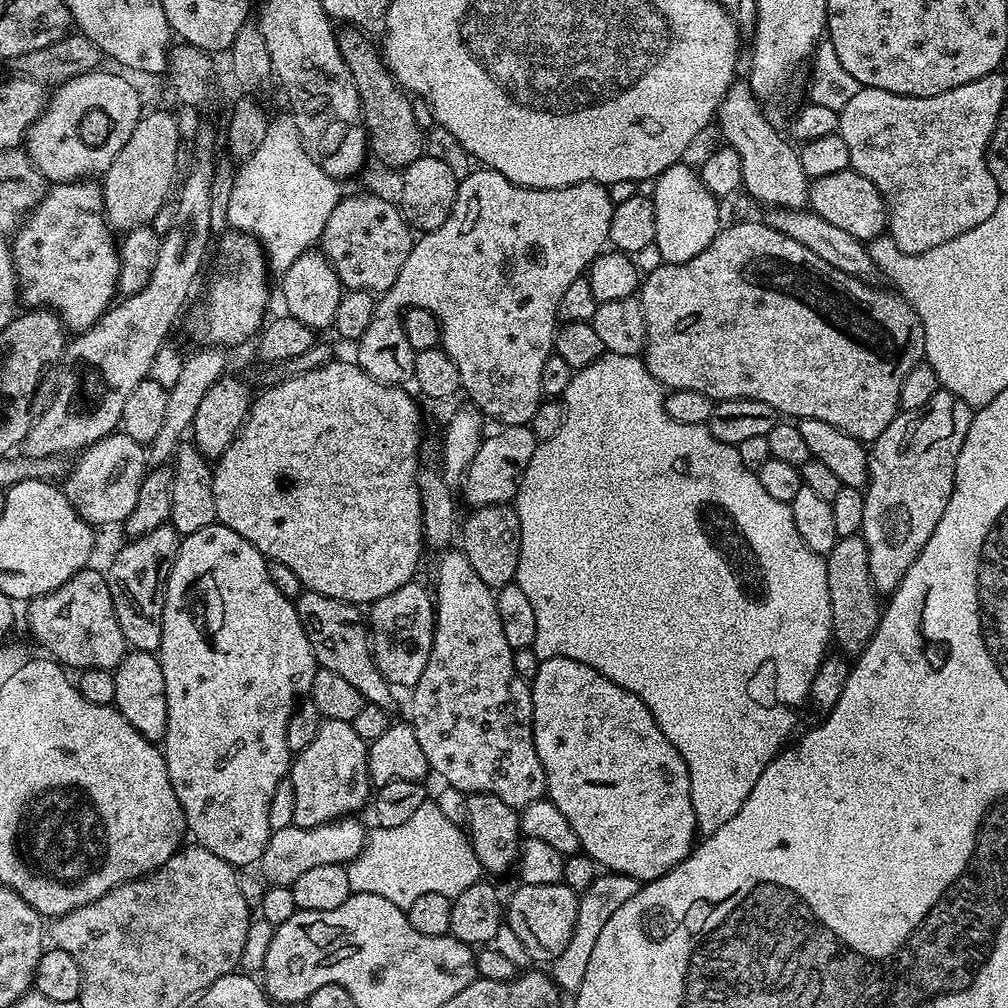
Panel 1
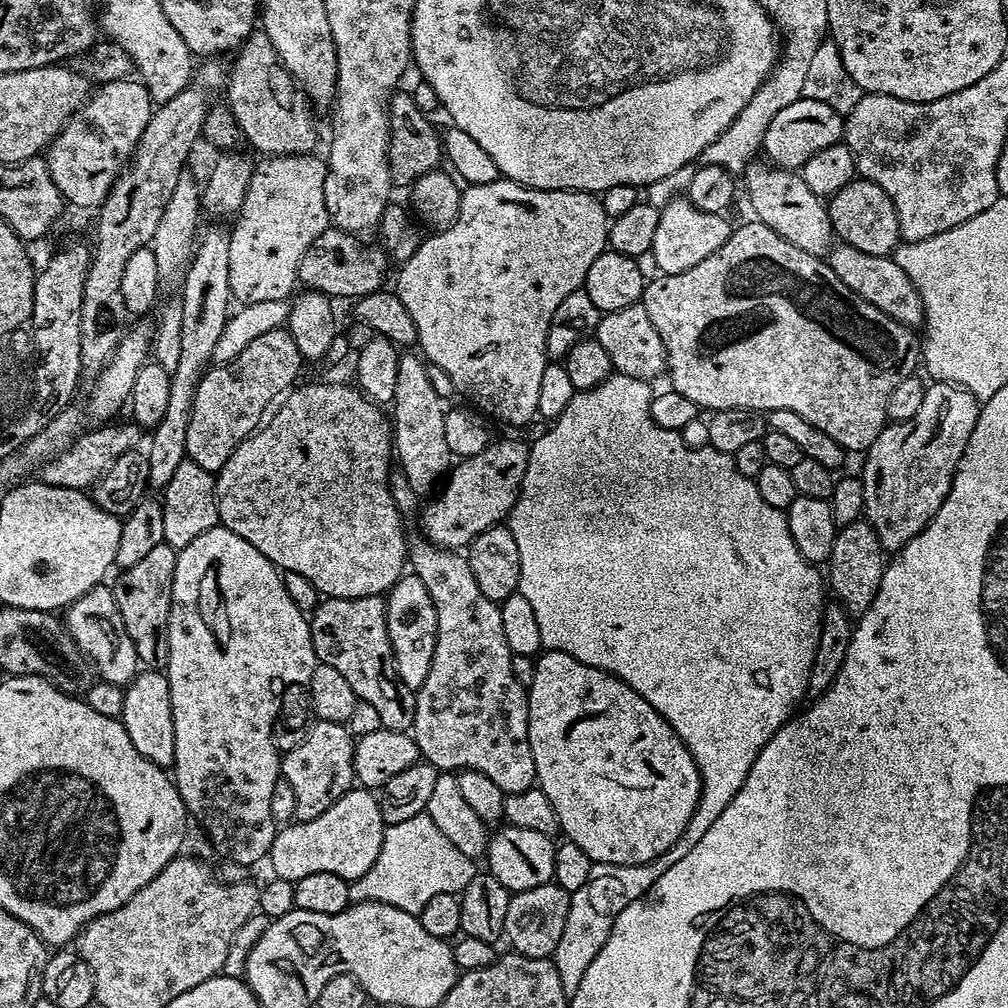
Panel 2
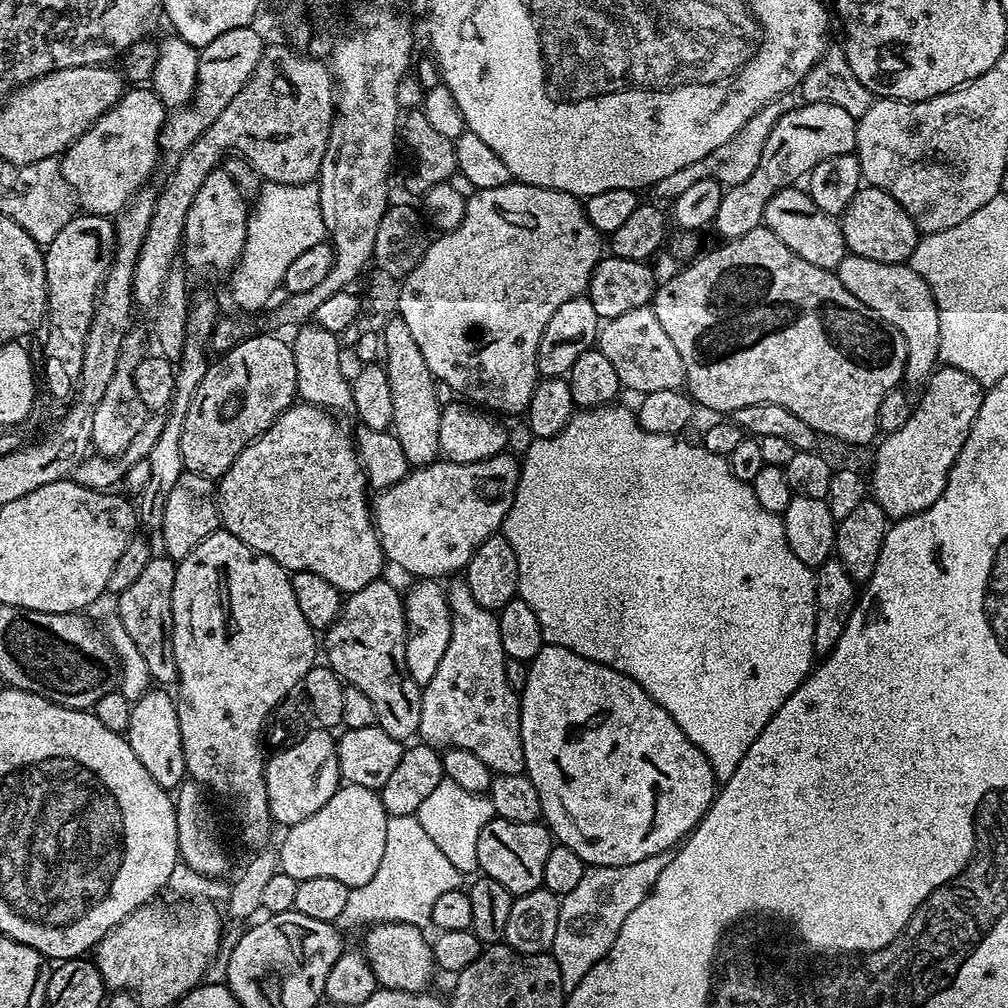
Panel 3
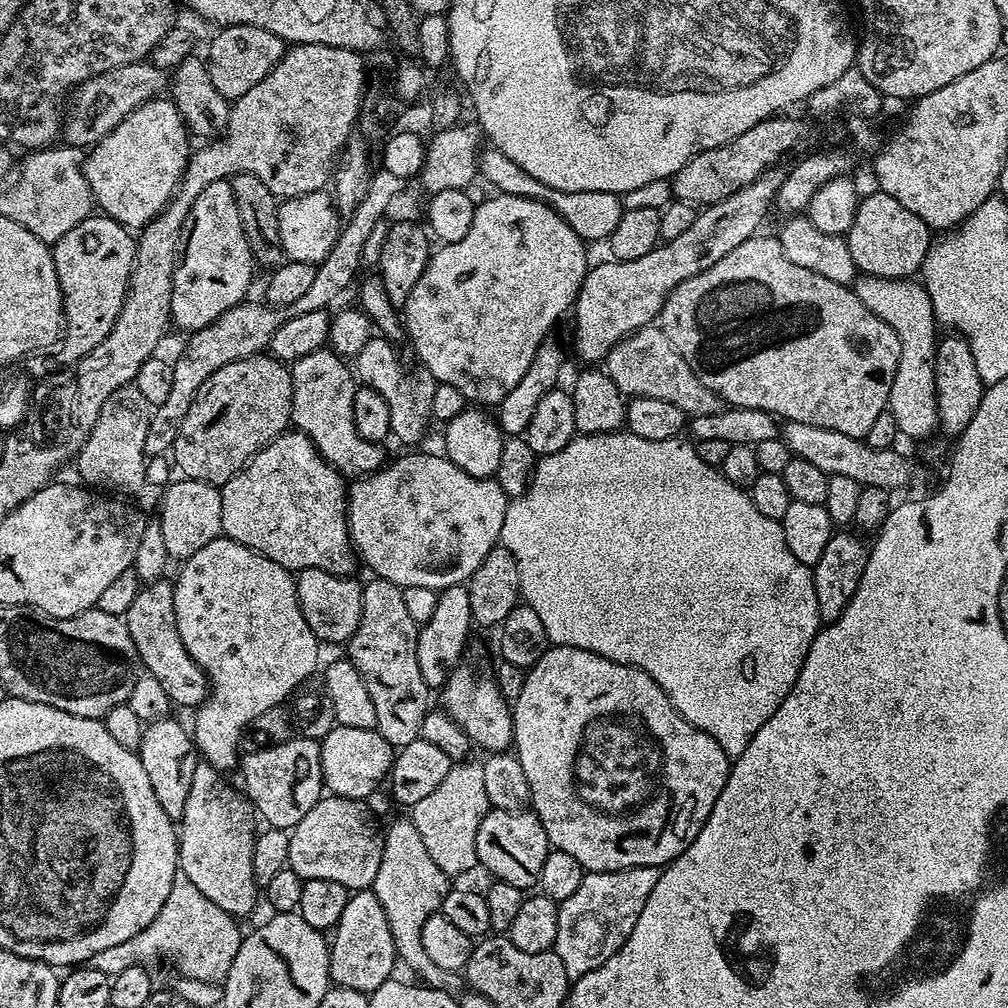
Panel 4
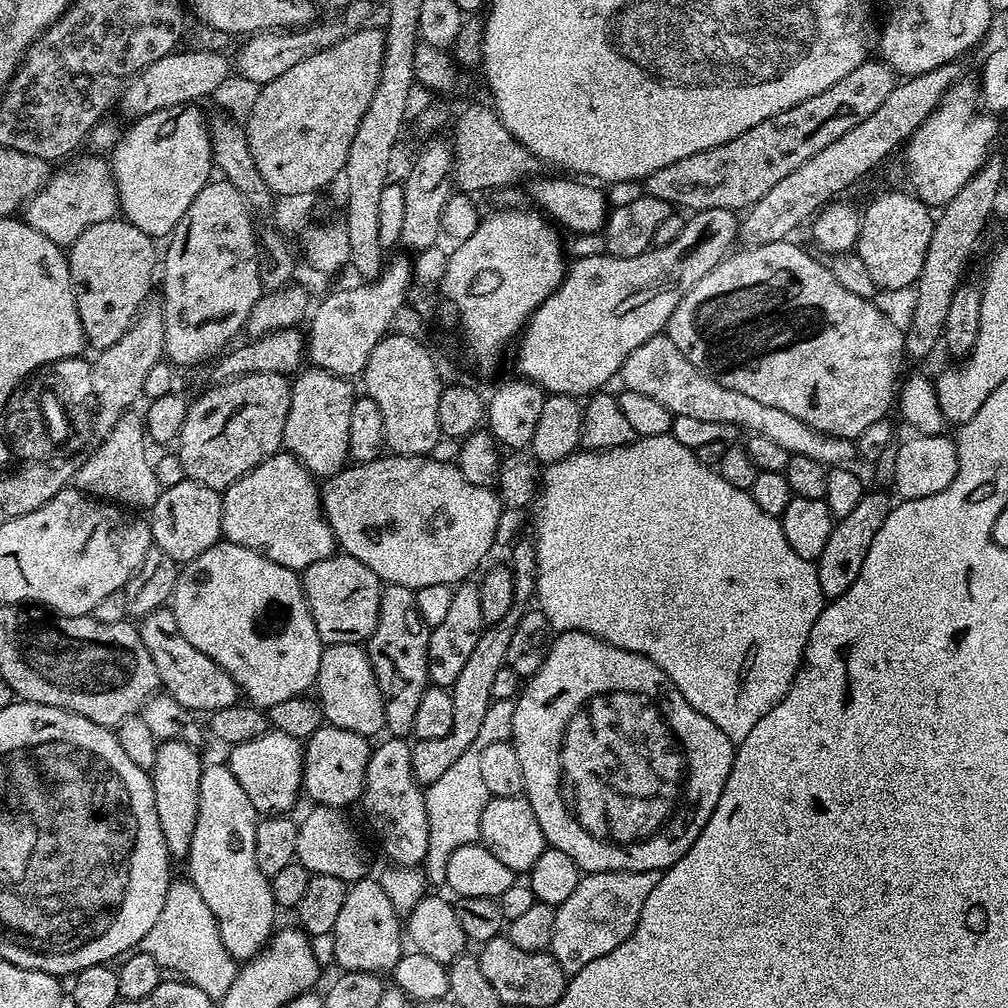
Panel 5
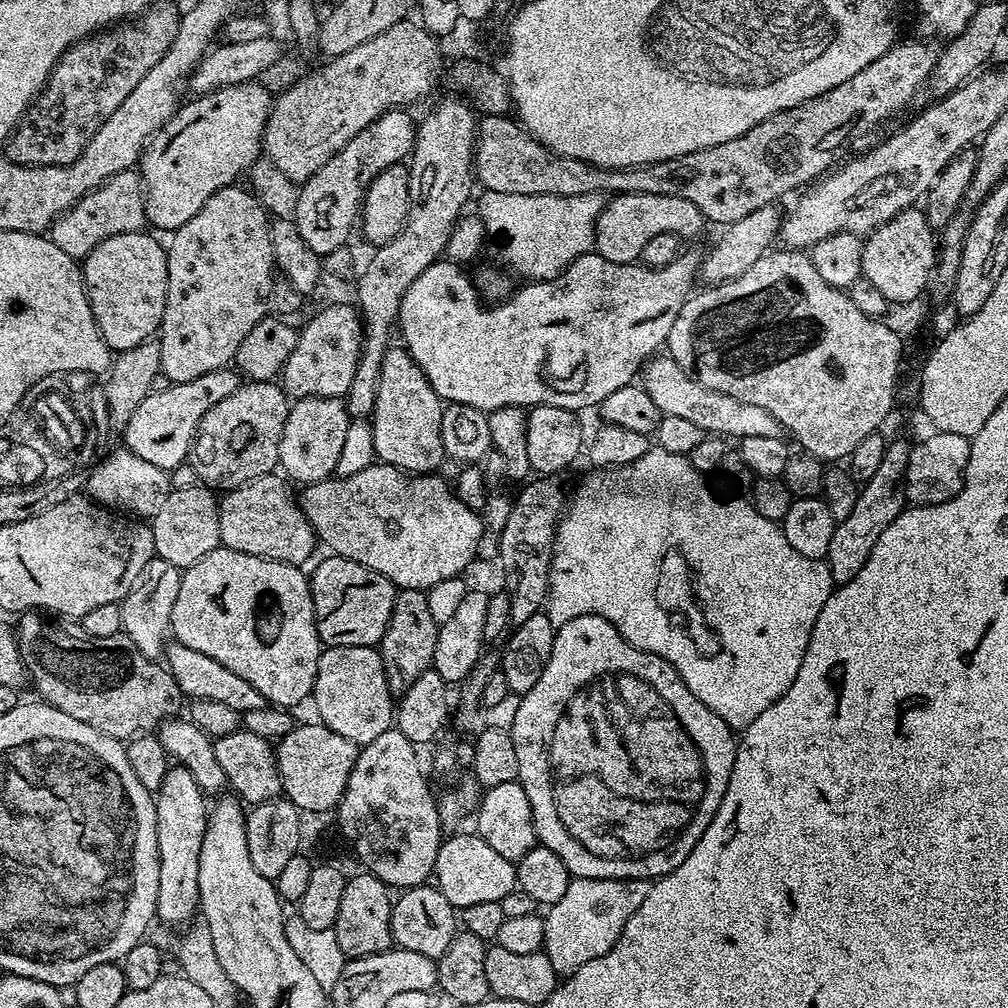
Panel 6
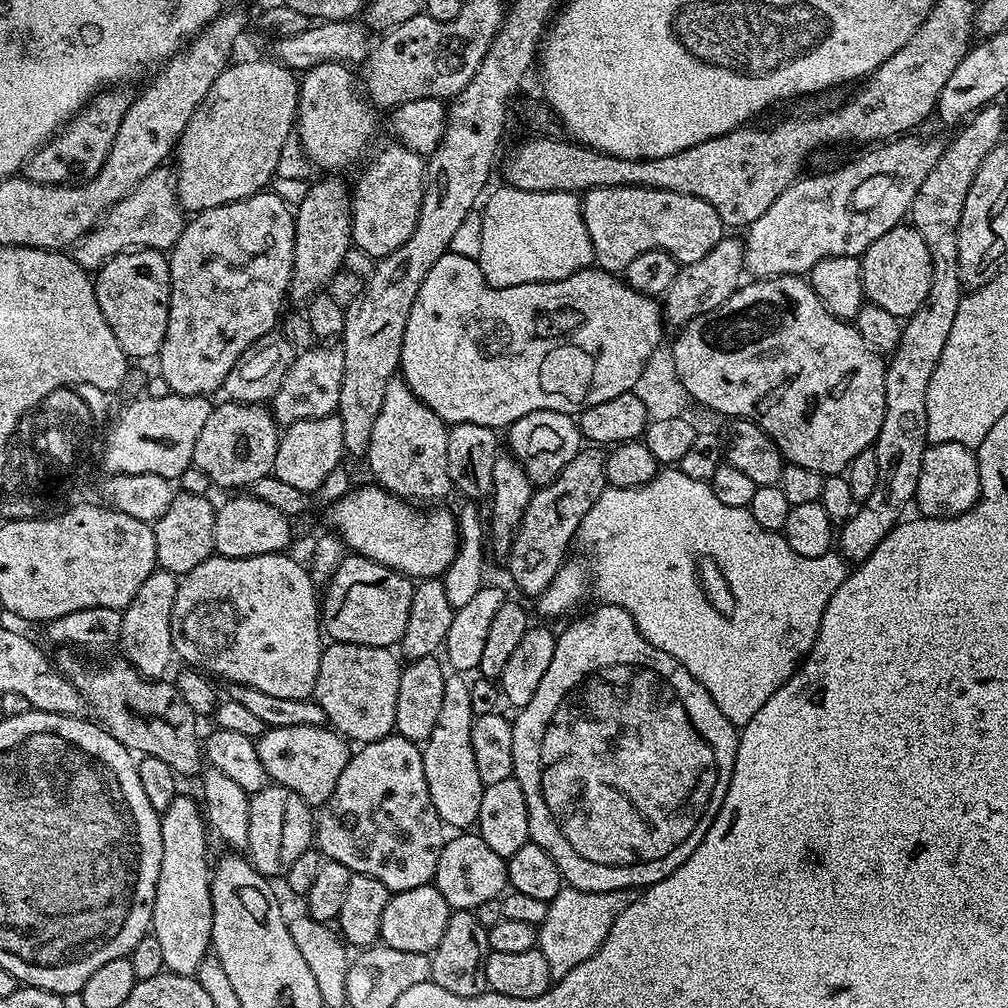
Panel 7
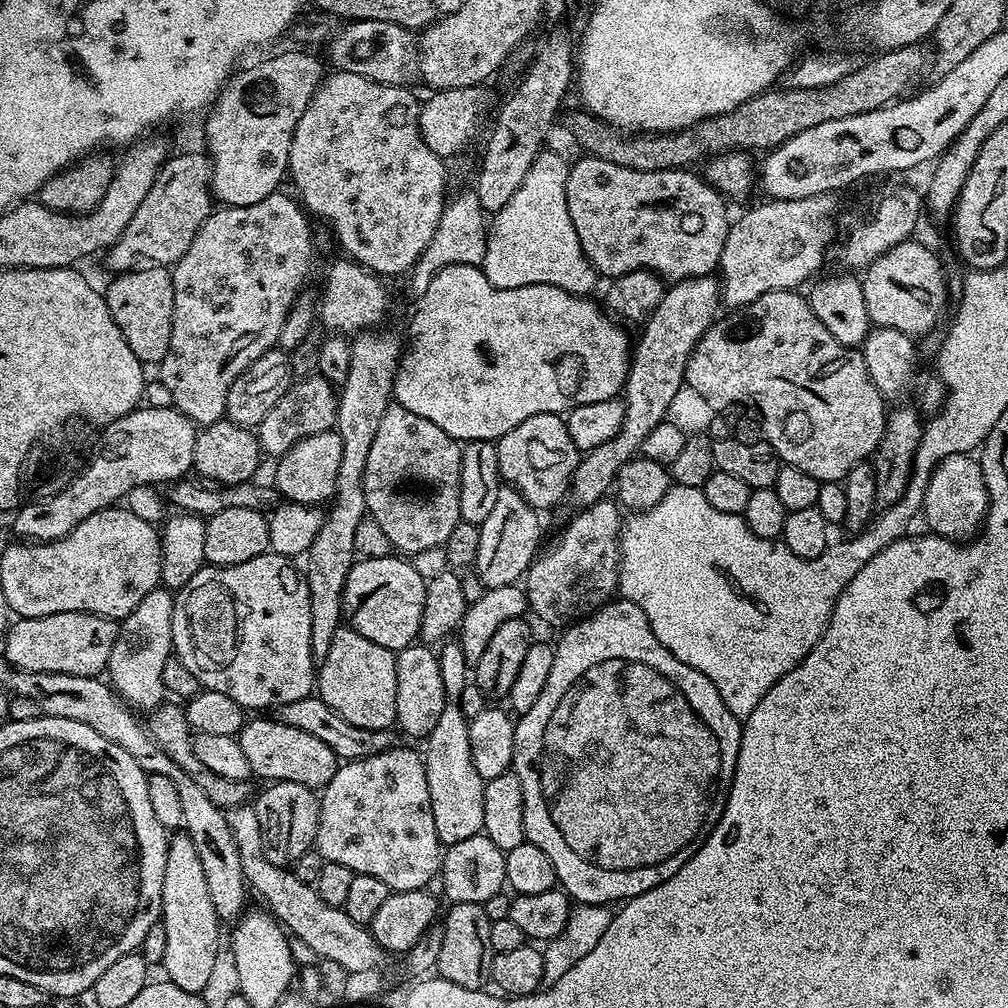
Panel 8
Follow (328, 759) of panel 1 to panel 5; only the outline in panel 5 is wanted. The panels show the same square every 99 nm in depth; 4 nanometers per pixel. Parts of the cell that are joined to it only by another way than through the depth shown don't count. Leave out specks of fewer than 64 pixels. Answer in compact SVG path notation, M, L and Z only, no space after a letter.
M270 730L265 736L239 741L235 747L226 758L226 765L238 785L246 790L254 810L264 818L291 813L304 787L304 744L297 737Z

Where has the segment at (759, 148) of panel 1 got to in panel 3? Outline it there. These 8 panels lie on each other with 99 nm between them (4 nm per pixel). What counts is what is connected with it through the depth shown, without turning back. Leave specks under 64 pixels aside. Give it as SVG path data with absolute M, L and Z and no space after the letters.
M793 186L778 190L778 194L774 194L770 202L766 202L762 224L778 239L786 242L786 246L790 246L790 250L794 250L798 258L806 258L806 262L811 262L813 266L835 270L846 255L839 219L827 216L822 210L818 210L818 206L814 206L814 202L803 187Z

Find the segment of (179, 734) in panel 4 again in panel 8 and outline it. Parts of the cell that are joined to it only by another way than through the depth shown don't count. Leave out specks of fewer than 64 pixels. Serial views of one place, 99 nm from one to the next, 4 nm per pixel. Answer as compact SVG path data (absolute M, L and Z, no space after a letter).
M183 830L177 831L168 842L160 920L166 930L163 975L182 990L203 993L212 980L212 971L220 956L222 921L216 915L214 902L210 902L210 886L206 886L206 873L202 870L198 850L194 850L194 842L190 842L188 833Z

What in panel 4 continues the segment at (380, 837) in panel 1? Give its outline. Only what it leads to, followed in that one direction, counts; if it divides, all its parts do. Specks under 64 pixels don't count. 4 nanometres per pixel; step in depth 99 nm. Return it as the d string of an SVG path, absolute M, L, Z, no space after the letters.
M411 819L394 821L389 826L388 833L383 833L382 839L382 862L378 866L378 874L374 878L371 891L375 892L378 902L382 902L382 910L386 910L386 922L394 938L396 955L410 971L420 975L419 981L423 986L445 991L455 998L459 997L466 988L463 975L447 972L442 970L442 966L430 962L426 950L422 950L420 945L422 926L426 926L426 918L439 913L442 898L450 887L450 876L430 858L430 853L422 842L422 834L415 828Z

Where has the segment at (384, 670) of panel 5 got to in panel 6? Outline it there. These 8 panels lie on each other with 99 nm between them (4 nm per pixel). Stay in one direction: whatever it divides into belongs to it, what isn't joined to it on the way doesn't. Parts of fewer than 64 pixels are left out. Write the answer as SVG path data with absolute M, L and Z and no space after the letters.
M405 588L397 591L388 629L378 645L378 651L386 670L388 685L394 694L408 692L410 686L414 686L418 674L432 668L434 646L437 642L438 625L433 615L430 614L427 591L418 588Z

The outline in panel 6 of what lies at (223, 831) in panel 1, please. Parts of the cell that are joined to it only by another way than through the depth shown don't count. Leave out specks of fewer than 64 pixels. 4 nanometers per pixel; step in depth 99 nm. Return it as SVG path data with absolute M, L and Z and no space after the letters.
M223 546L210 550L206 558L183 569L170 629L175 643L190 646L190 650L214 658L226 670L234 670L234 674L246 678L246 682L250 682L269 705L295 709L295 704L311 697L322 651L316 629L312 586L304 571L295 564L274 562Z

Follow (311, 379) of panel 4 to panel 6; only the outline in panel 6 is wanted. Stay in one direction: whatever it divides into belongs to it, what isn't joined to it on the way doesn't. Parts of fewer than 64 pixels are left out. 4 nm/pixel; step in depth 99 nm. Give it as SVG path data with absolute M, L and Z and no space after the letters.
M301 396L288 409L286 426L278 446L279 467L289 481L303 486L327 480L338 466L338 454L346 443L350 423L348 405L339 396Z

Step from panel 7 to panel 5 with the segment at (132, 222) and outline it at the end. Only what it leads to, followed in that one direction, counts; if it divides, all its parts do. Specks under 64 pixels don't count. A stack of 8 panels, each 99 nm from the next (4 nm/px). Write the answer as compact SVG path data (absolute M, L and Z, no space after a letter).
M92 159L96 160L80 160L73 168L64 168L61 172L53 171L45 180L44 186L38 189L25 203L22 209L24 223L29 224L34 230L38 230L38 234L46 234L46 238L50 238L50 242L61 246L70 246L76 241L78 234L82 234L82 230L90 230L90 226L94 226L98 222L113 219L117 215L121 201L110 179L110 172L105 161L103 164L100 161L103 159Z

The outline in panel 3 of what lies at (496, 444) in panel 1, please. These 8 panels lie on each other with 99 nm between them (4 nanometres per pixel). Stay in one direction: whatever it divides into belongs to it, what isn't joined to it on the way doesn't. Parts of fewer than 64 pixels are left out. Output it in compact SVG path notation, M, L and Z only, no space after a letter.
M509 454L488 457L482 461L459 464L445 458L434 464L413 467L407 476L394 486L383 489L371 505L376 533L389 565L397 564L412 578L448 578L459 570L467 569L473 554L486 542L486 538L501 531L506 514L514 502L520 481L521 465Z

